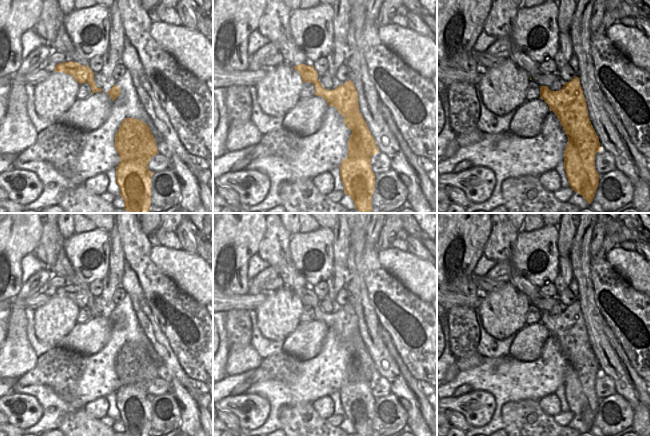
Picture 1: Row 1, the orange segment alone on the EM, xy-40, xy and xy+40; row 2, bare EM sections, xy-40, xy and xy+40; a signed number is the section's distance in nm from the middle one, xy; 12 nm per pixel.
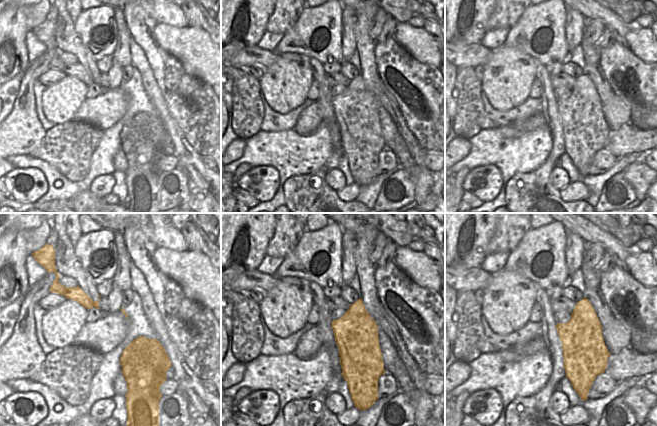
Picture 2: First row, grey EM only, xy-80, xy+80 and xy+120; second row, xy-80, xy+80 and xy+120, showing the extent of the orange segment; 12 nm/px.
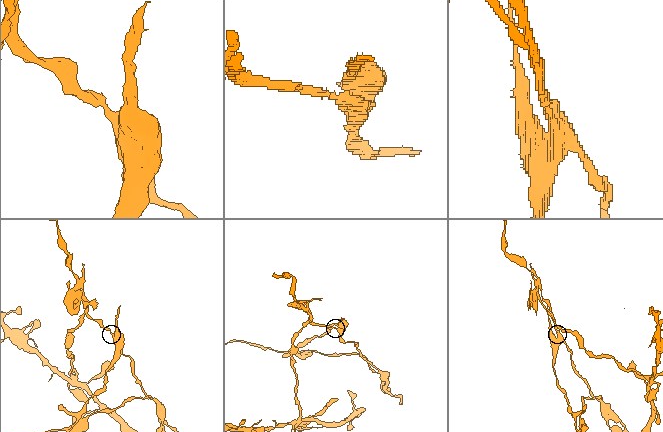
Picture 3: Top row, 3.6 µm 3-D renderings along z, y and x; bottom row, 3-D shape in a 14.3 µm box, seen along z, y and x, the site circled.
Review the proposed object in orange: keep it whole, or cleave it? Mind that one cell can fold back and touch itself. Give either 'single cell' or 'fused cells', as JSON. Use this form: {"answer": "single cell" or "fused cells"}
{"answer": "fused cells"}

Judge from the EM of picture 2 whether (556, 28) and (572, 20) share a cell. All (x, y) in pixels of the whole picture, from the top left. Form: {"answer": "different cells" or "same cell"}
{"answer": "different cells"}

